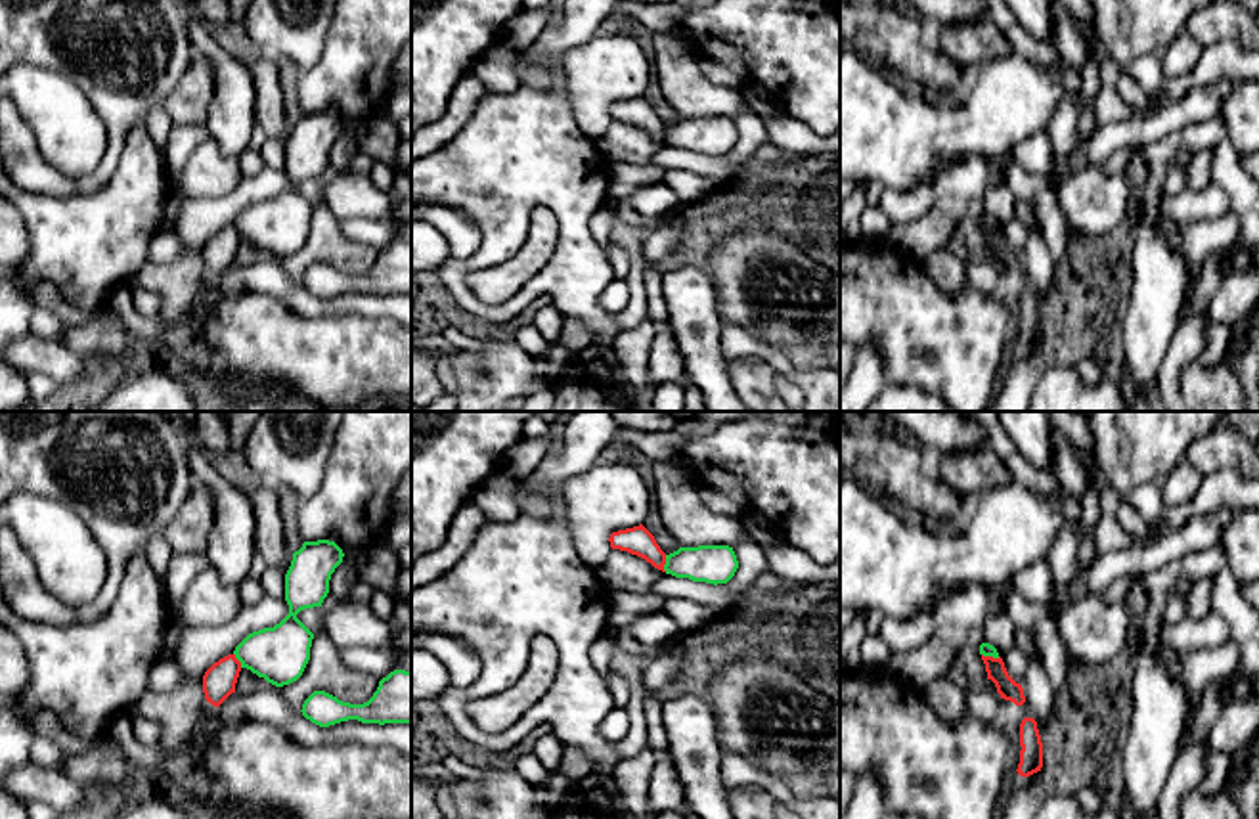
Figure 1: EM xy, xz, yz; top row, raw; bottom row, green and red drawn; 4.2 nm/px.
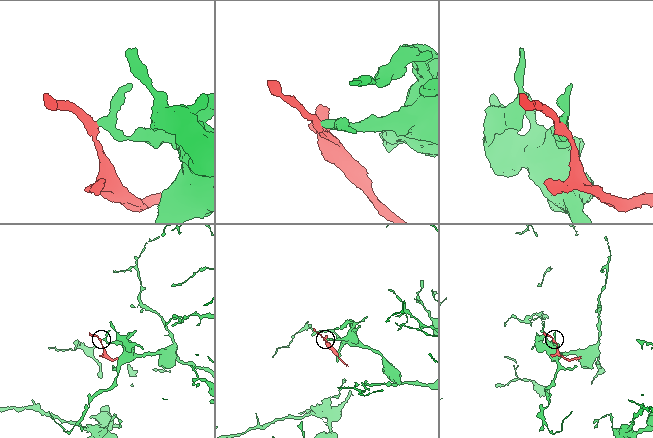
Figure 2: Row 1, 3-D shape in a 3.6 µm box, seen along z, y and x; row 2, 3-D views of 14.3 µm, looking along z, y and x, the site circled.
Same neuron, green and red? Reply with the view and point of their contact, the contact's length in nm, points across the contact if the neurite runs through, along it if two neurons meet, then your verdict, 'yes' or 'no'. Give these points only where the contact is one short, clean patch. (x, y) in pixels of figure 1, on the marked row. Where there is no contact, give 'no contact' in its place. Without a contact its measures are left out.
xz (666, 563) | 70 nm | along xz (666, 555), (664, 571) | no

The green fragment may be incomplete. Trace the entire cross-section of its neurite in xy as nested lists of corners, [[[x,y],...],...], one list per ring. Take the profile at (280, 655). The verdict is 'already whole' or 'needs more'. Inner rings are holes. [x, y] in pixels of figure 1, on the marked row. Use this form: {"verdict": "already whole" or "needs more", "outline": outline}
{"verdict": "already whole", "outline": [[[329,540],[304,542],[293,553],[285,574],[289,614],[274,628],[249,633],[233,651],[241,668],[251,670],[276,687],[297,681],[308,660],[314,633],[297,618],[304,609],[321,607],[329,580],[342,563],[342,549]]]}

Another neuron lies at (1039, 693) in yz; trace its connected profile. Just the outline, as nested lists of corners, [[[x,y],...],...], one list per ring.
[[[1039,653],[1031,660],[1027,660],[1027,672],[1022,683],[1026,702],[1033,712],[1033,719],[1037,721],[1039,735],[1045,727],[1045,721],[1050,716],[1056,691],[1047,675],[1047,670],[1041,662]]]

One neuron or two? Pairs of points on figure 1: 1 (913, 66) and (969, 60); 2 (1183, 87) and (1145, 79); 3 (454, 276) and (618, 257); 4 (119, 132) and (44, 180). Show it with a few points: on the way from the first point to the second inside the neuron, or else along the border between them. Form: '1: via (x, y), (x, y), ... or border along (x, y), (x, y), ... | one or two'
1: border along (942, 48), (963, 69), (972, 71) | two
2: via (1173, 87), (1158, 87), (1154, 83) | one
3: border along (605, 251), (615, 276) | two
4: via (111, 155), (108, 165), (88, 184), (67, 184) | one

